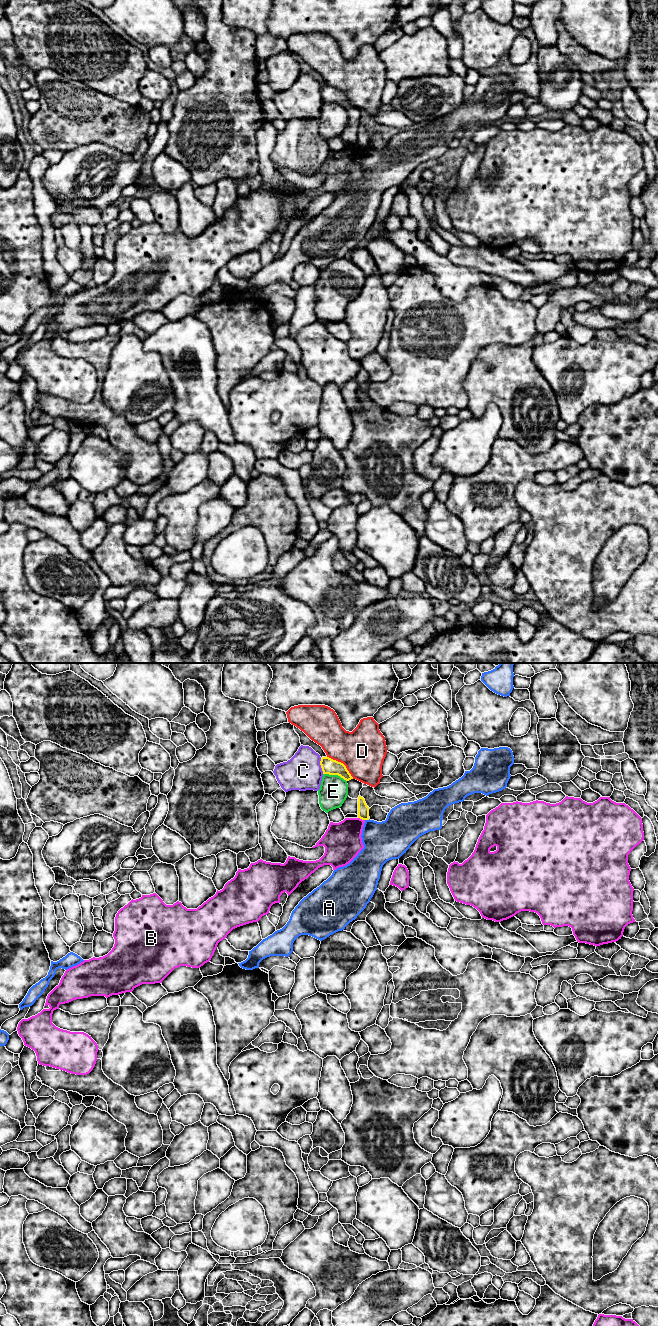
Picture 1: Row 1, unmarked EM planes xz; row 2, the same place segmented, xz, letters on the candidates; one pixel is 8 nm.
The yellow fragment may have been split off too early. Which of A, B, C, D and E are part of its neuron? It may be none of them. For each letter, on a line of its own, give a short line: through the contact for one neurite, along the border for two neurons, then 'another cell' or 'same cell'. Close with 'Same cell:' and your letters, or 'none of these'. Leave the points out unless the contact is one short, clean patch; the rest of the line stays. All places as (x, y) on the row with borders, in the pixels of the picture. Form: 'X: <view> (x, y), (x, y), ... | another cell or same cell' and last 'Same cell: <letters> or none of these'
A: xz (369, 819), (365, 820) | another cell
B: another cell
C: xz (320, 758), (320, 767), (323, 773) | another cell
D: another cell
E: xz (323, 773), (338, 775), (346, 781) | another cell
Same cell: none of these

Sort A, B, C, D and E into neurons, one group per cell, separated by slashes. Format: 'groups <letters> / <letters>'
groups A / B / C / D / E

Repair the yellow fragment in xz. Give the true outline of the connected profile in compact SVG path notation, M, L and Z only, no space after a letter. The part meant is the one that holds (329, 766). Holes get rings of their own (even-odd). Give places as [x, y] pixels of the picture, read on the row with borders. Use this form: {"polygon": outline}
{"polygon": "M327 756L321 758L320 765L323 774L338 775L346 781L353 779L343 763L333 760Z"}

